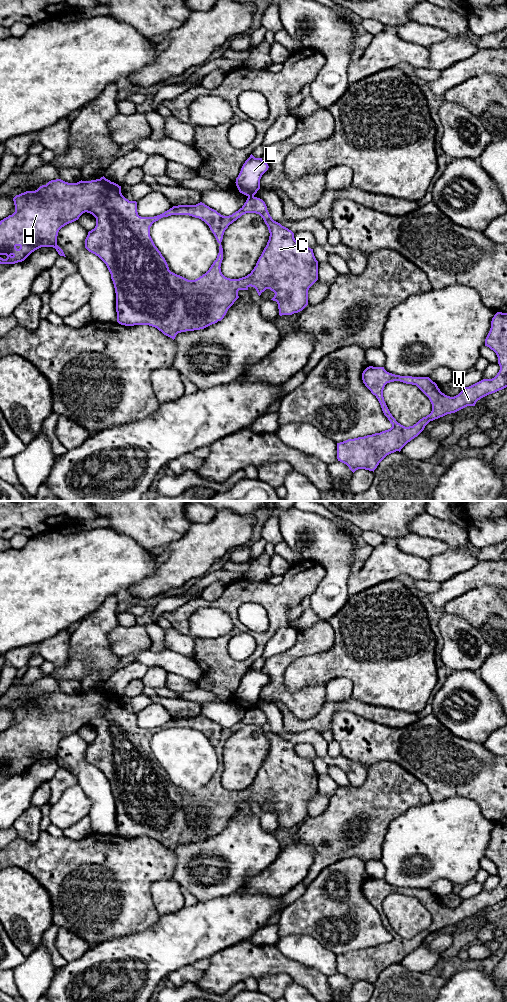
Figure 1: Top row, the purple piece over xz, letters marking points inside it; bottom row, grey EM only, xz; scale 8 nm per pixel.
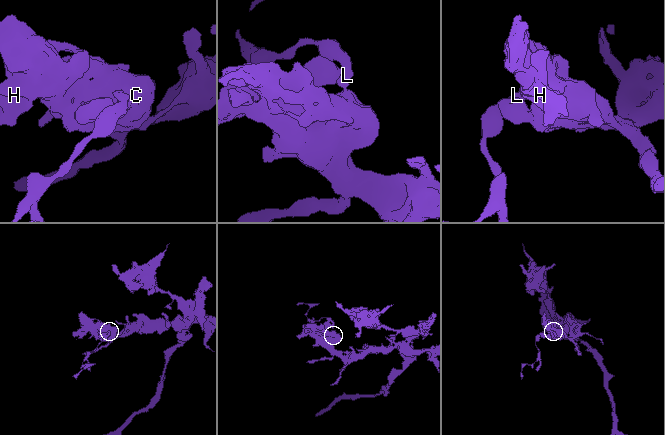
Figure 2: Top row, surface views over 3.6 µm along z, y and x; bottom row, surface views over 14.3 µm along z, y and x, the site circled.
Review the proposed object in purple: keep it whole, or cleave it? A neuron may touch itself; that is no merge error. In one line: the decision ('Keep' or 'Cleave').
Cleave

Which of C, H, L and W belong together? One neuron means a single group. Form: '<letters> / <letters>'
C H W / L

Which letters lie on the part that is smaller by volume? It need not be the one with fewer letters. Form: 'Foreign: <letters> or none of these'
Foreign: L

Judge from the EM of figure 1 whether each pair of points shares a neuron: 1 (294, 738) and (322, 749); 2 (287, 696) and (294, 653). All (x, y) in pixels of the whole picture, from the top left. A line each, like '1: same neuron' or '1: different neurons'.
1: same neuron
2: same neuron

